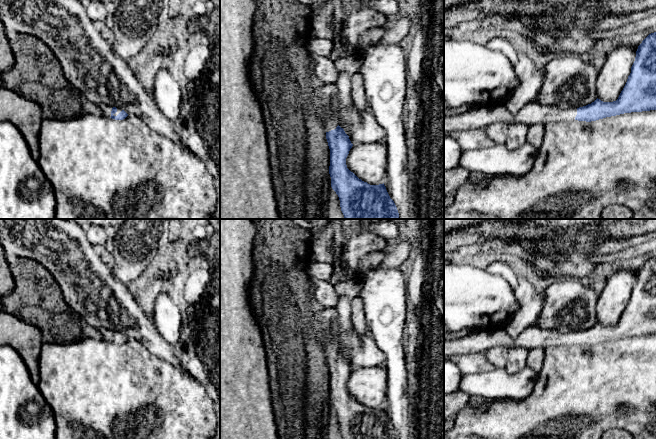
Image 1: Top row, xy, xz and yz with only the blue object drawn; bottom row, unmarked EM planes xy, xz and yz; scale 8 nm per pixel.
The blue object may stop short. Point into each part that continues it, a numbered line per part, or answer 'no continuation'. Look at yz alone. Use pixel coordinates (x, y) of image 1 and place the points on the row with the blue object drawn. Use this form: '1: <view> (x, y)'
1: yz (477, 118)

